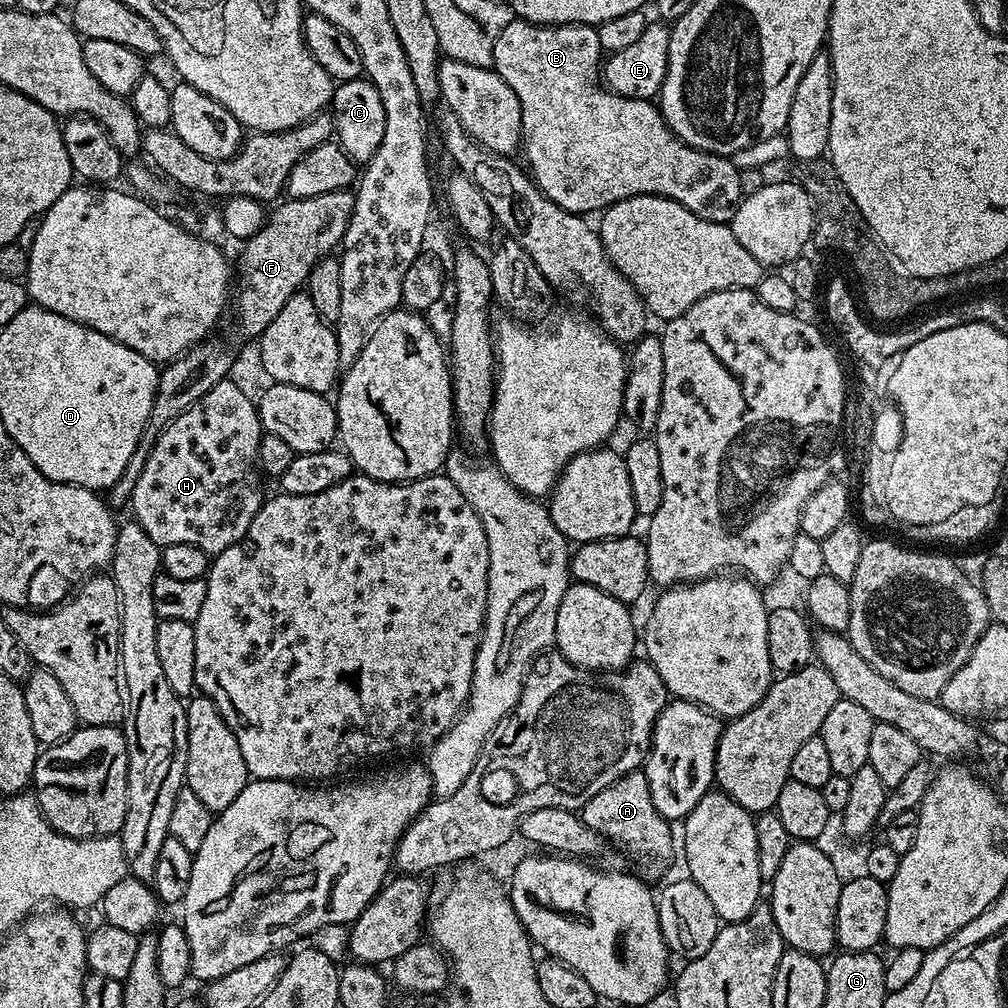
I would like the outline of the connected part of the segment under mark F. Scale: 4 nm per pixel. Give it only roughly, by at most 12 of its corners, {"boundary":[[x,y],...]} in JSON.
{"boundary":[[356,194],[288,198],[243,241],[232,340],[343,245]]}

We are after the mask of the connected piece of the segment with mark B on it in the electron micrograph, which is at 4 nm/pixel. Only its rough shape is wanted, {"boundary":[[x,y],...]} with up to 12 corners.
{"boundary":[[513,18],[492,68],[550,202],[728,224],[741,169],[602,83],[590,24]]}

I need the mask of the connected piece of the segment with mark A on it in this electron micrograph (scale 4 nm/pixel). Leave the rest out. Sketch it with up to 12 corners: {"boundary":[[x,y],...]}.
{"boundary":[[643,770],[579,809],[645,877],[672,856],[673,825],[654,810]]}

